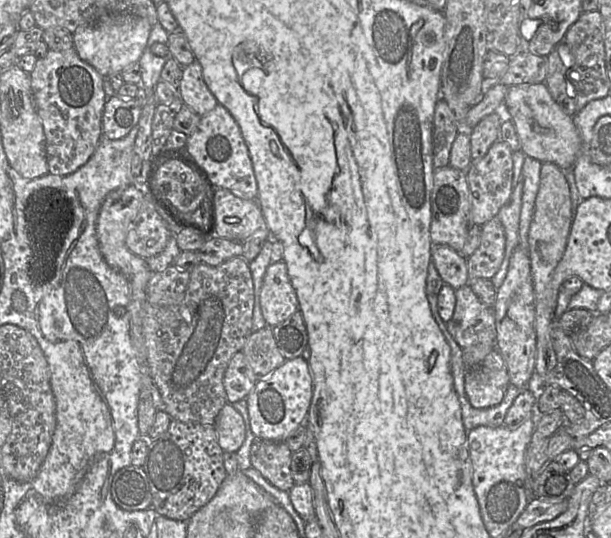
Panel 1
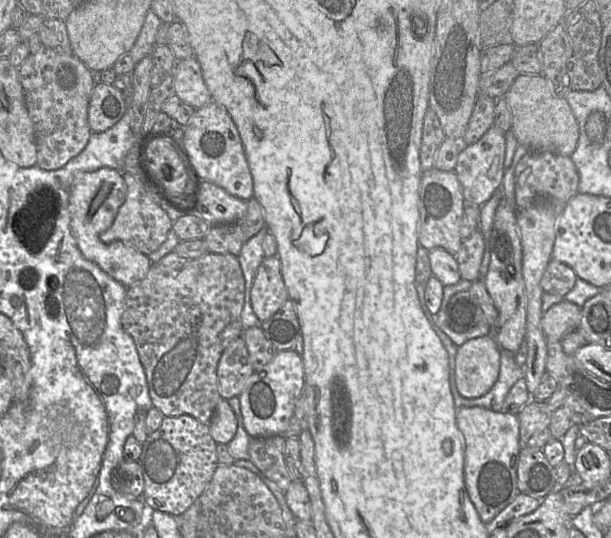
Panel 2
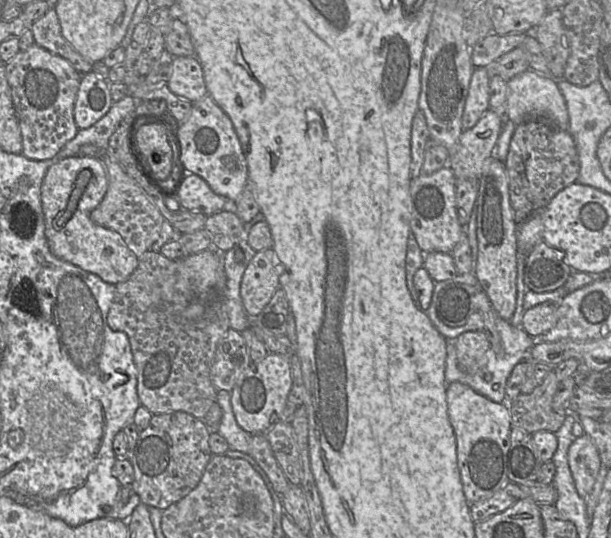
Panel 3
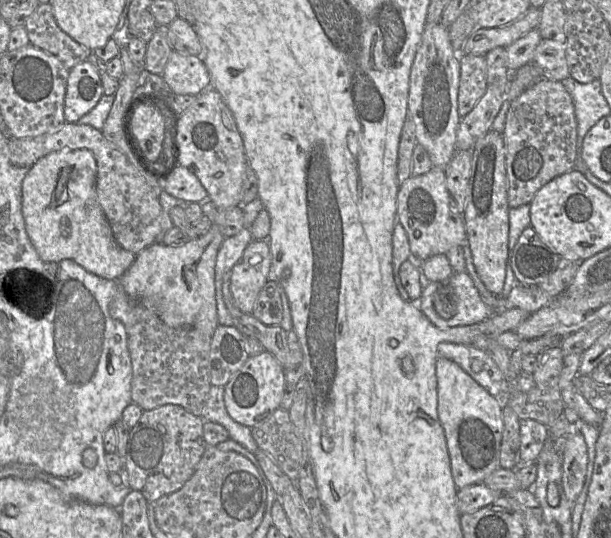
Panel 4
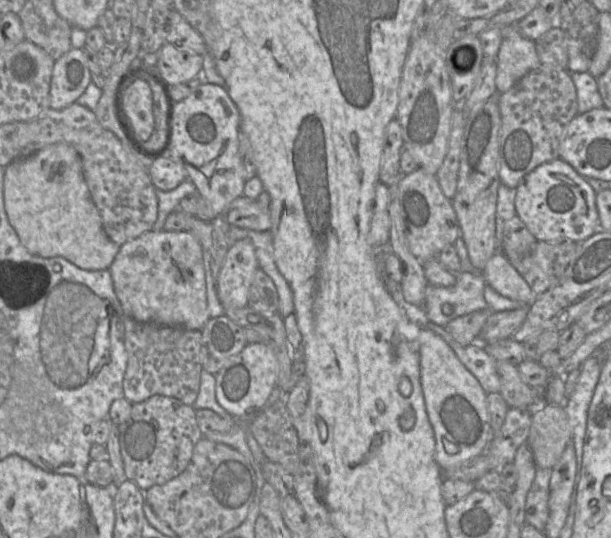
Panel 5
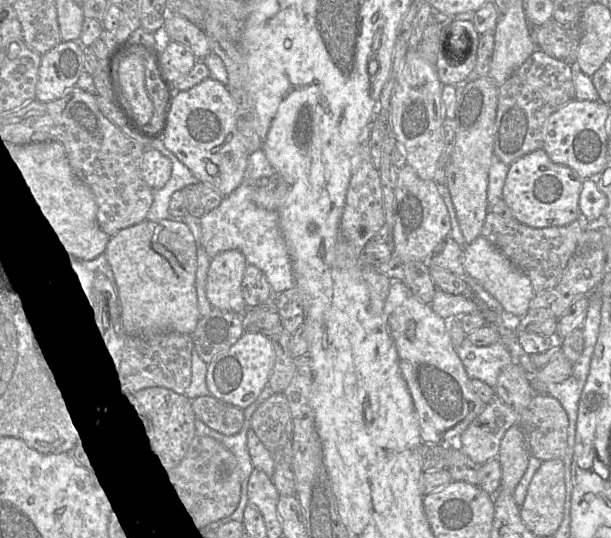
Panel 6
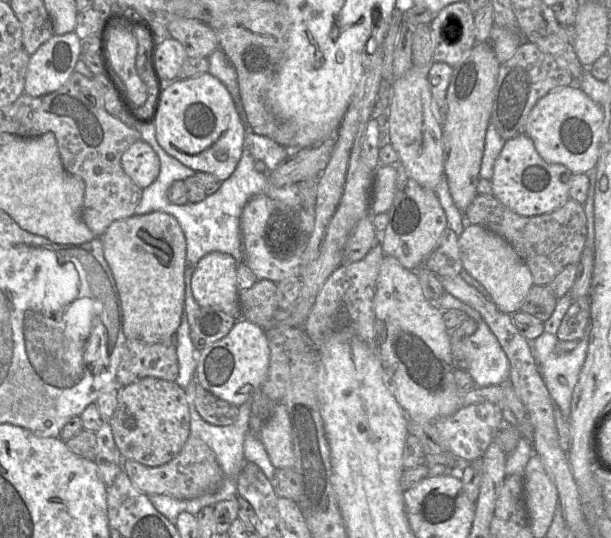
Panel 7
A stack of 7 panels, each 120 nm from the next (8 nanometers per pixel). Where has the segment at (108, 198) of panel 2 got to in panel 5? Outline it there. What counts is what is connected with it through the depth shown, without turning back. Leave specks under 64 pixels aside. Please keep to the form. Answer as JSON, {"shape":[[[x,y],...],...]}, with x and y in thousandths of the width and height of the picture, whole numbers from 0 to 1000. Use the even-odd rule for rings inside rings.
{"shape":[[[110,266],[83,268],[65,277],[47,292],[29,296],[16,303],[13,309],[8,310],[5,364],[11,405],[20,422],[25,426],[28,437],[31,439],[34,452],[51,472],[69,480],[85,480],[98,476],[137,502],[178,502],[195,467],[196,457],[180,446],[169,426],[162,390],[151,372],[134,320],[133,292],[118,270]]]}

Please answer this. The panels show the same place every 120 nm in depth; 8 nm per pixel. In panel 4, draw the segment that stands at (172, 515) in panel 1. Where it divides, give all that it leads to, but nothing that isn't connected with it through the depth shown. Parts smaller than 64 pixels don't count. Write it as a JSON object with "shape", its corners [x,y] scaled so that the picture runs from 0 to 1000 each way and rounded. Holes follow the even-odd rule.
{"shape":[[[272,751],[247,762],[234,762],[234,768],[224,788],[213,797],[211,816],[208,822],[205,842],[205,872],[209,881],[211,905],[216,907],[216,911],[231,914],[242,933],[255,933],[264,924],[277,920],[296,909],[318,881],[322,864],[339,831],[337,820],[334,816],[332,788],[334,779],[329,773],[322,773],[313,768],[306,760],[290,751]]]}

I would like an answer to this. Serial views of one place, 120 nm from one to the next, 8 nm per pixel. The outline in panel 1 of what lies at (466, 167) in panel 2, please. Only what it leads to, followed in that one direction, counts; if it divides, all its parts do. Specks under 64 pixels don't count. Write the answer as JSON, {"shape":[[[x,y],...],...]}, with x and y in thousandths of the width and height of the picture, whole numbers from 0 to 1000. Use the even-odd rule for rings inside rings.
{"shape":[[[815,258],[800,275],[792,292],[771,299],[763,316],[763,331],[771,359],[773,416],[791,420],[833,374],[840,355],[840,297],[838,279],[831,268]]]}

